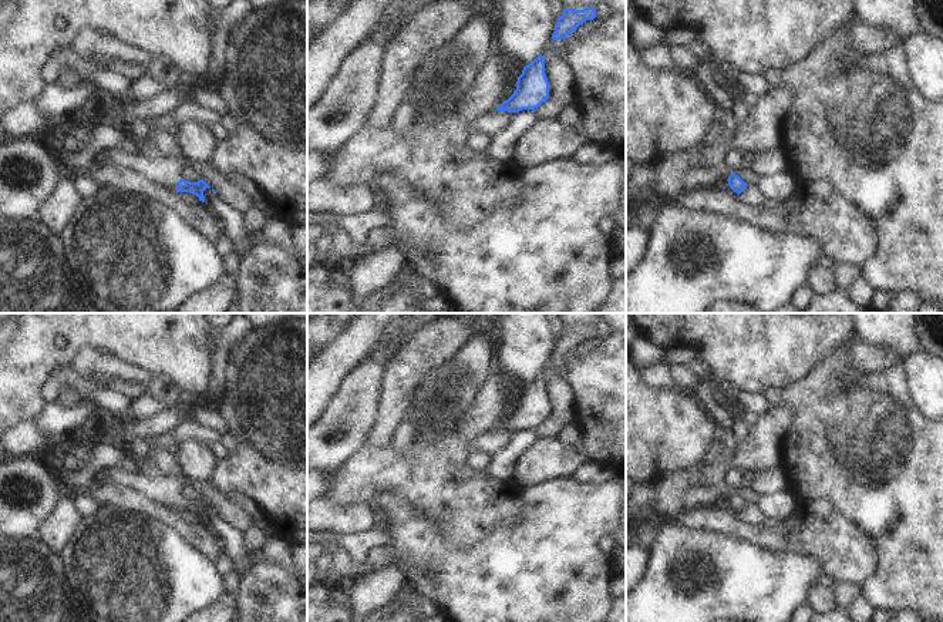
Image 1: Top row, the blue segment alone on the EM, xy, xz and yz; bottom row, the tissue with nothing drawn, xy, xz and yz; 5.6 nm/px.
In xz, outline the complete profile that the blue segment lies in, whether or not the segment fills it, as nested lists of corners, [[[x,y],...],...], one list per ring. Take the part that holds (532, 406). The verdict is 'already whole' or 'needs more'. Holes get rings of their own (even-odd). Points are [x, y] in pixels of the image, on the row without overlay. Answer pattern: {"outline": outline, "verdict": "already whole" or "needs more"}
{"outline": [[[539,373],[532,381],[523,386],[516,400],[516,408],[495,430],[535,430],[548,417],[549,400],[545,393],[545,376]]], "verdict": "already whole"}

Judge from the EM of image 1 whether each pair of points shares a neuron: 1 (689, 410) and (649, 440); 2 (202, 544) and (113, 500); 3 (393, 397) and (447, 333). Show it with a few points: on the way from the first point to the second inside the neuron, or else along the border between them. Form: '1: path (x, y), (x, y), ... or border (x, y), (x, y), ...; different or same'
1: path (679, 420), (670, 429), (659, 430); same
2: path (179, 525), (171, 517), (135, 501); same
3: path (400, 382), (431, 349); same

